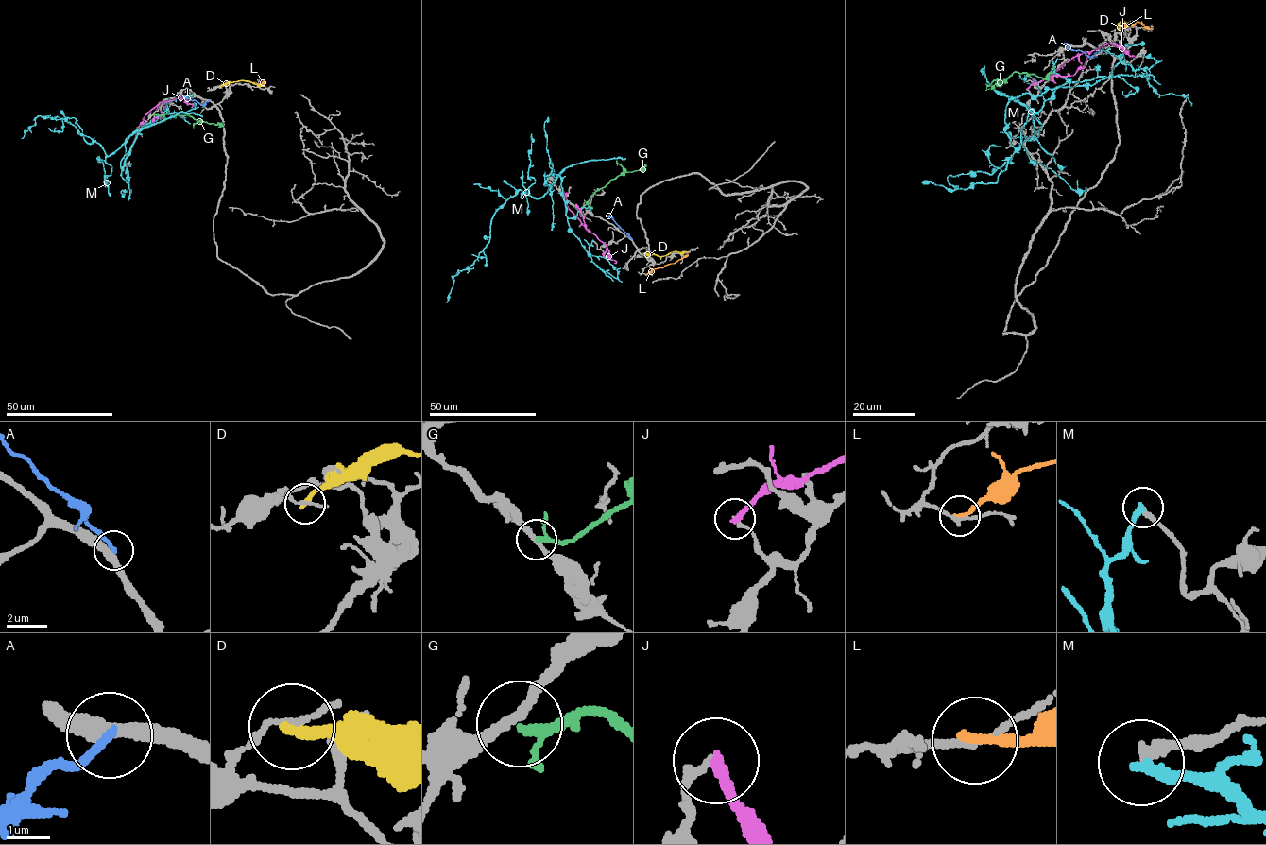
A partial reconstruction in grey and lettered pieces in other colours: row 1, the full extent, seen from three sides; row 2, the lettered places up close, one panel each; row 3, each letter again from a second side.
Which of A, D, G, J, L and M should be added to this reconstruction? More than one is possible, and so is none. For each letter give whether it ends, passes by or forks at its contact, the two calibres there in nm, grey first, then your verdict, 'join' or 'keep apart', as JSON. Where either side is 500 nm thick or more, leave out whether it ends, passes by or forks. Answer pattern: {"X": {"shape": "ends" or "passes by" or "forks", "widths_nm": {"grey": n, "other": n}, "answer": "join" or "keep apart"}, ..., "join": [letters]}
{"A": {"shape": "ends", "widths_nm": {"grey": 360, "other": 200}, "answer": "keep apart"}, "D": {"shape": "ends", "widths_nm": {"grey": 170, "other": 280}, "answer": "keep apart"}, "G": {"shape": "passes by", "widths_nm": {"grey": 240, "other": 180}, "answer": "keep apart"}, "J": {"shape": "ends", "widths_nm": {"grey": 180, "other": 260}, "answer": "keep apart"}, "L": {"shape": "ends", "widths_nm": {"grey": 150, "other": 240}, "answer": "keep apart"}, "M": {"shape": "ends", "widths_nm": {"grey": 240, "other": 260}, "answer": "keep apart"}, "join": []}

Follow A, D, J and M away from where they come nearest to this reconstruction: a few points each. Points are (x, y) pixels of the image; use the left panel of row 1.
A: (208, 100), (200, 104), (182, 95)
D: (219, 87), (242, 80), (265, 86)
J: (138, 127), (144, 116), (162, 101), (184, 95), (186, 101), (192, 104), (191, 107)
M: (170, 99), (156, 120), (139, 129), (122, 167), (126, 141), (106, 156), (66, 118), (39, 115), (21, 138)

